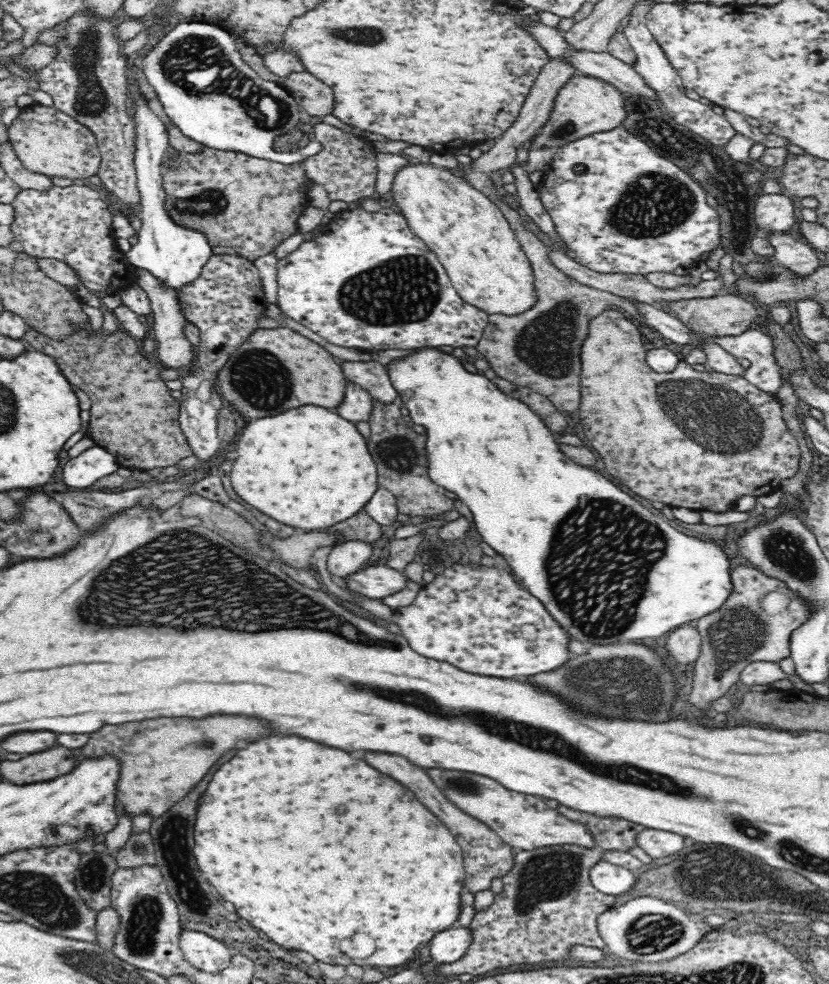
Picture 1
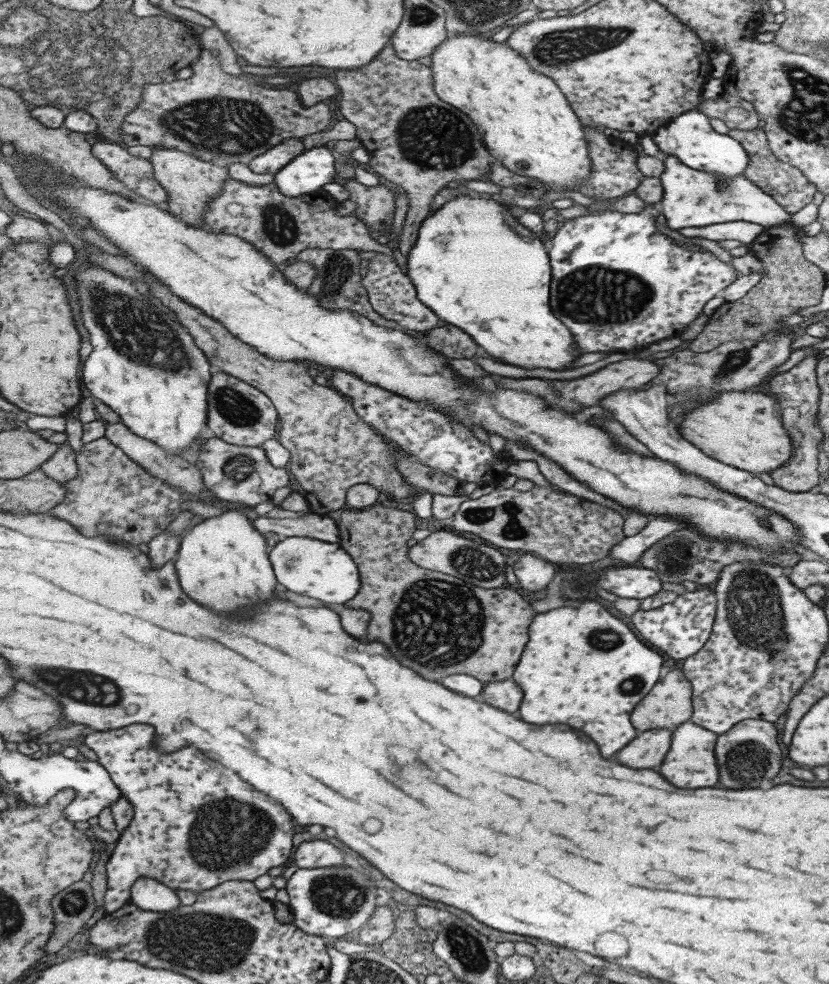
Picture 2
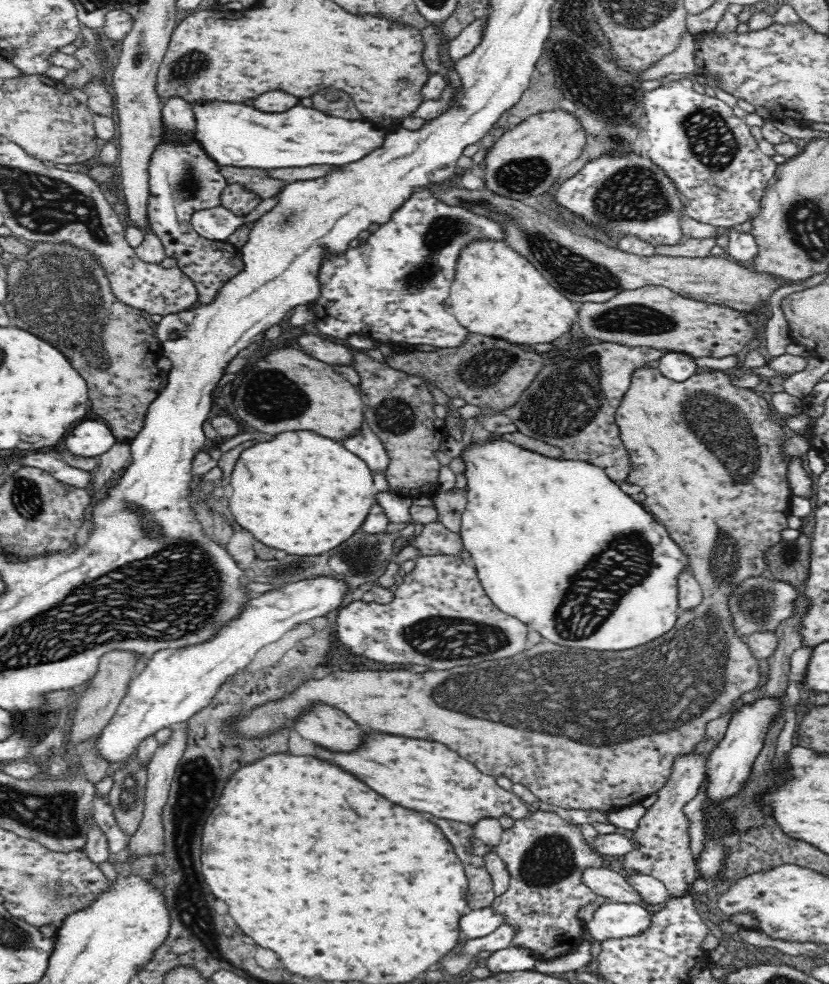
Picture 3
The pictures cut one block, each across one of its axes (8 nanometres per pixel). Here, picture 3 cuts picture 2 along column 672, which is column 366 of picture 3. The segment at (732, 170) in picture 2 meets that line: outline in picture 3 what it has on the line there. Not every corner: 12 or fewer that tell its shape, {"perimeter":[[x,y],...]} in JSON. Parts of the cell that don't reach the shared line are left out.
{"perimeter":[[192,102],[222,166],[348,166],[384,144],[370,120],[306,106]]}

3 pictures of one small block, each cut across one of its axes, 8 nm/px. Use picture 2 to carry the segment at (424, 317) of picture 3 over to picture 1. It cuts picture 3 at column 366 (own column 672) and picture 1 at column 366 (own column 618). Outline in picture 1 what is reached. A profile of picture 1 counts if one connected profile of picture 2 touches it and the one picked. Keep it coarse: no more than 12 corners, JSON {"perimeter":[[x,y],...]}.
{"perimeter":[[392,208],[278,262],[278,308],[336,346],[478,348],[490,314]]}

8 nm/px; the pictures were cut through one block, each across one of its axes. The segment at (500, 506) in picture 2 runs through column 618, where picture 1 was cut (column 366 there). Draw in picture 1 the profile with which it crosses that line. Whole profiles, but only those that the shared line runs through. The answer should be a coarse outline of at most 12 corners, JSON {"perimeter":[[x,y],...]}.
{"perimeter":[[366,510],[322,528],[336,538],[334,546],[358,540],[382,540],[382,524]]}

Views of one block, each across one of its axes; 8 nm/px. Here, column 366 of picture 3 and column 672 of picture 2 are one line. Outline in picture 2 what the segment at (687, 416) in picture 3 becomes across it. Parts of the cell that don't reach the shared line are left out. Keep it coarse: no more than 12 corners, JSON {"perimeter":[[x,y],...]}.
{"perimeter":[[671,670],[631,712],[635,730],[691,720],[691,684]]}

